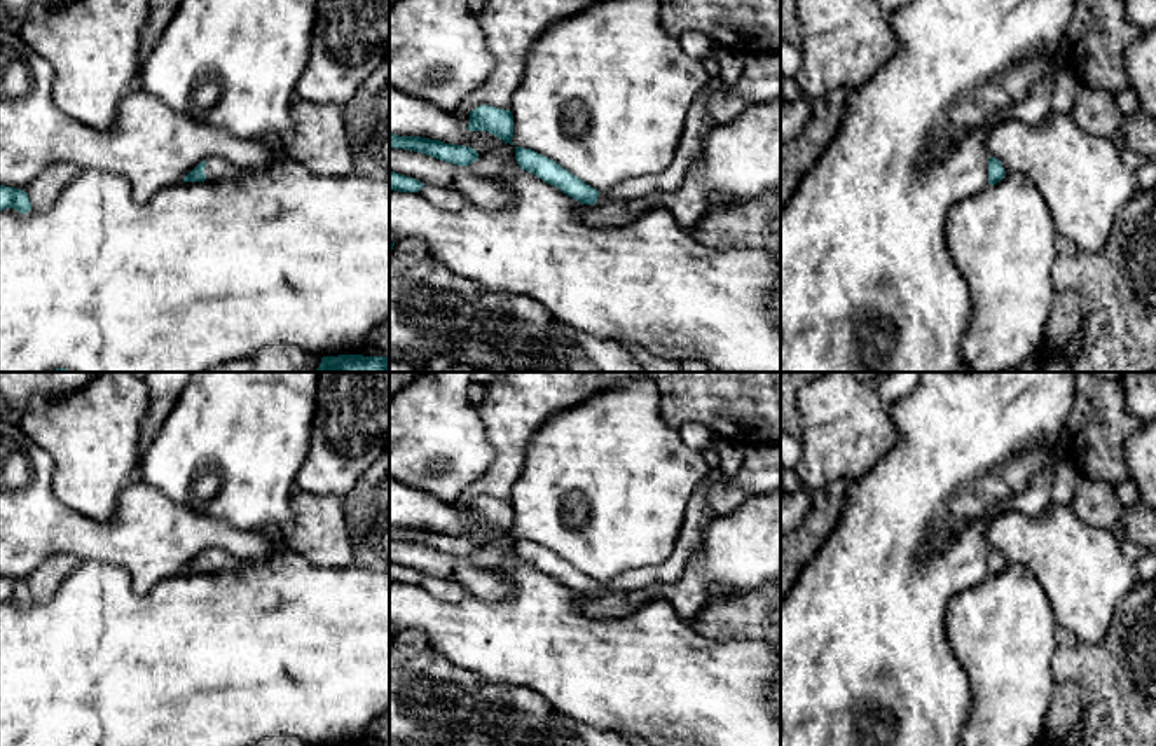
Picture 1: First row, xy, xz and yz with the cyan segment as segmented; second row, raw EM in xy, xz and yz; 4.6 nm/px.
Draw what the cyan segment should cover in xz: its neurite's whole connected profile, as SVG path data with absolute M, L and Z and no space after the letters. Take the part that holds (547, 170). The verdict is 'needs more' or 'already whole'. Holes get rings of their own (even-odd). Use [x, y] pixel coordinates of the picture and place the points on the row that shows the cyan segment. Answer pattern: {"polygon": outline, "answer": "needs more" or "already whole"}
{"polygon": "M758 52L746 56L742 75L737 82L728 84L719 77L711 79L695 96L686 115L685 133L676 149L676 155L671 166L660 175L629 178L608 192L599 192L555 161L531 149L515 147L517 164L543 182L555 185L581 204L602 204L643 197L657 190L676 190L683 183L688 166L700 155L704 138L716 124L705 108L707 98L714 93L733 94L746 103L777 100L781 96L781 54Z", "answer": "needs more"}

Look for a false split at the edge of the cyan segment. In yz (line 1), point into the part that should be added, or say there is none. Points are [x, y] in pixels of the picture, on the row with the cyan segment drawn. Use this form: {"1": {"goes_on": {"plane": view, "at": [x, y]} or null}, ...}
{"1": {"goes_on": null}}

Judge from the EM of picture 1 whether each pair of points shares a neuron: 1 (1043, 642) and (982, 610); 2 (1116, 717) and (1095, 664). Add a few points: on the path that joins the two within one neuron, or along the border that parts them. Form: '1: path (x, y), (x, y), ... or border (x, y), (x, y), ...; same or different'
1: path (1027, 642), (1013, 642), (997, 626); same
2: path (1116, 704), (1116, 685), (1107, 676); same

